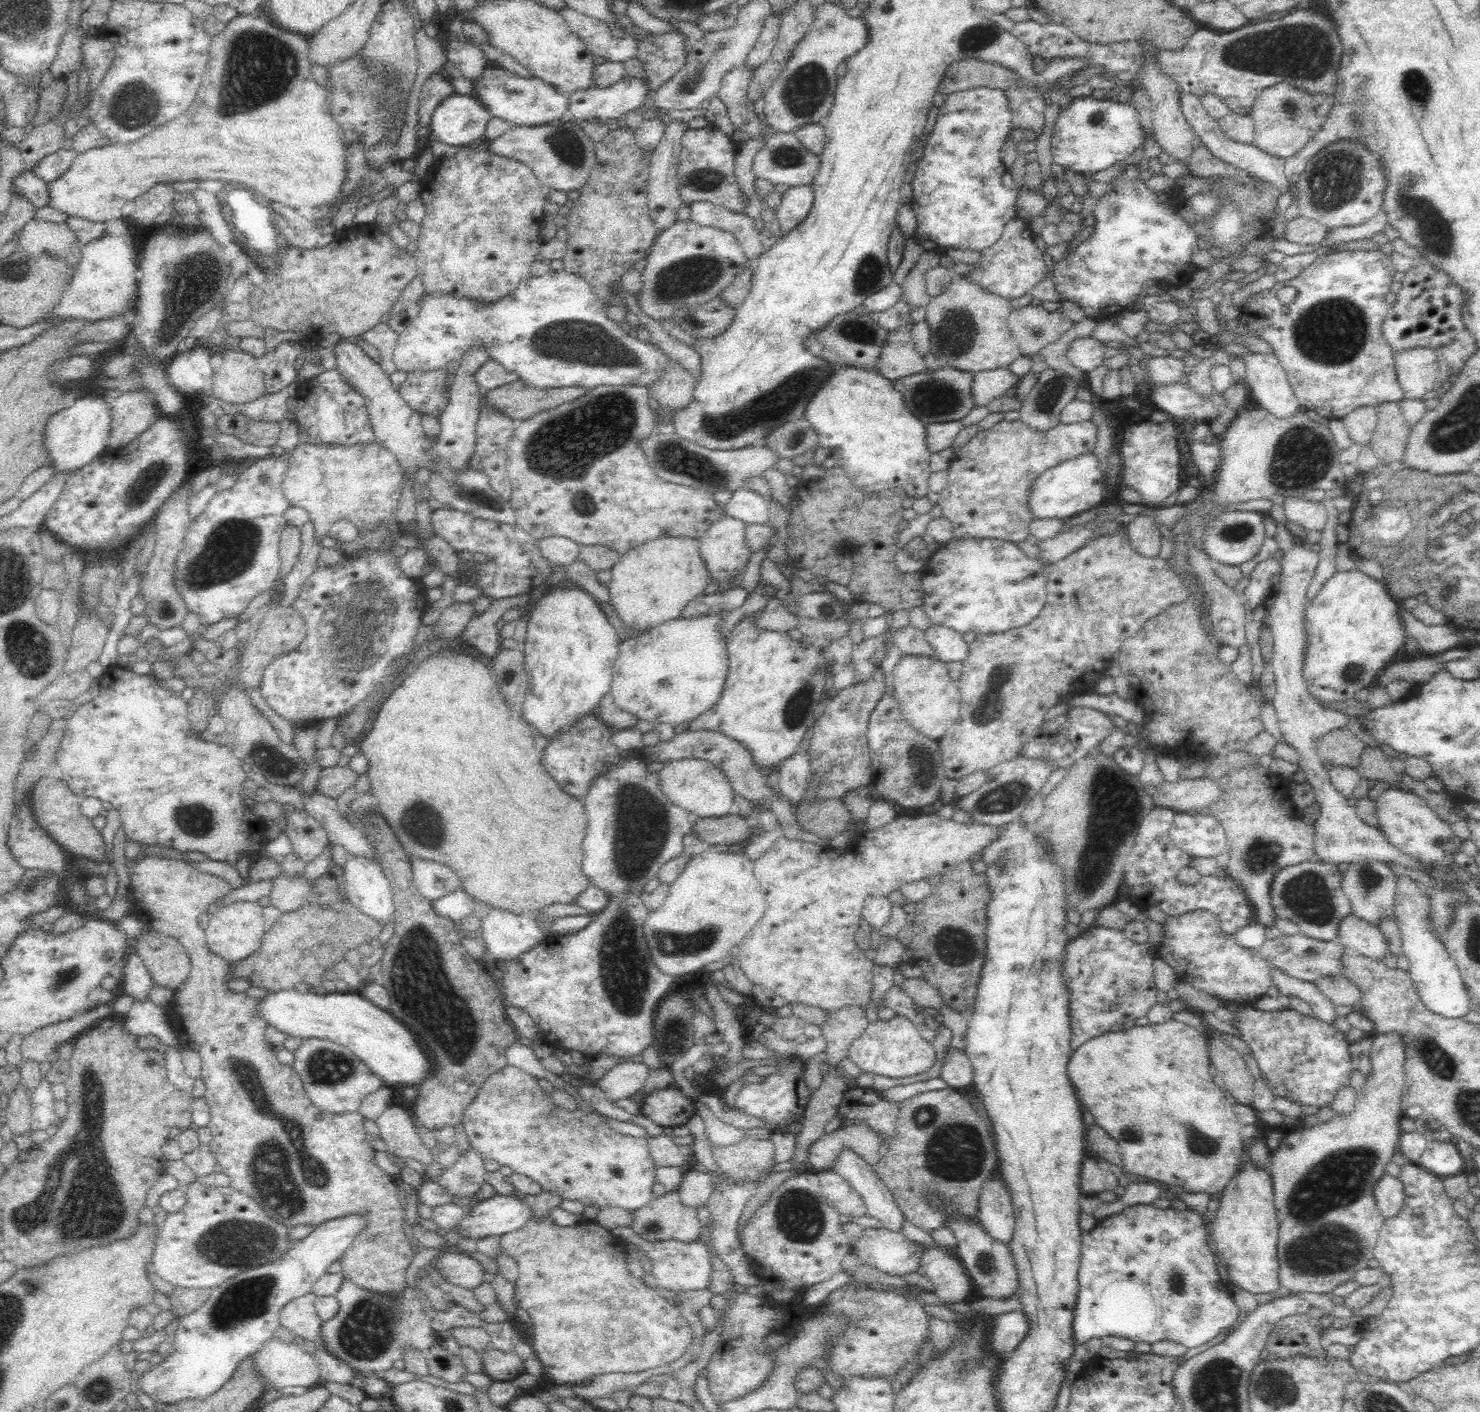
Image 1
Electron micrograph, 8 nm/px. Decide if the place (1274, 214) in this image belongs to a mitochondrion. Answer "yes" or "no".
no

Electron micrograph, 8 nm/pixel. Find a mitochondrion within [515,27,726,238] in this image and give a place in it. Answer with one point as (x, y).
(697, 71)

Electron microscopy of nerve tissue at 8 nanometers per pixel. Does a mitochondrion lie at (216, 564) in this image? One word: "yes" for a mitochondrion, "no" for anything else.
yes

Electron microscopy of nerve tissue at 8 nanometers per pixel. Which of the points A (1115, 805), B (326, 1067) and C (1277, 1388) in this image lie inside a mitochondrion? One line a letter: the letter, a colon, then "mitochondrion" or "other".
A: mitochondrion
B: mitochondrion
C: mitochondrion

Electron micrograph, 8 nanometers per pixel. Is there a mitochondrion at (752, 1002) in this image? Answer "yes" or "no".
no

